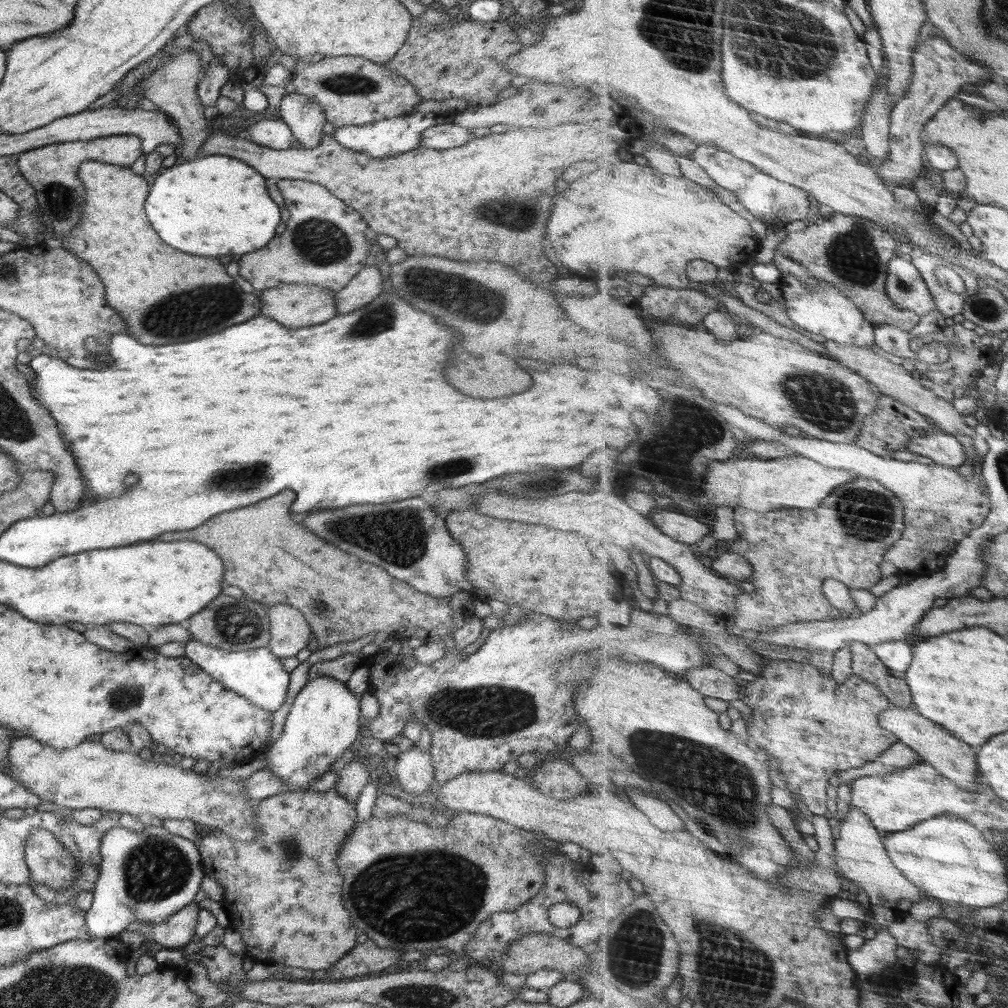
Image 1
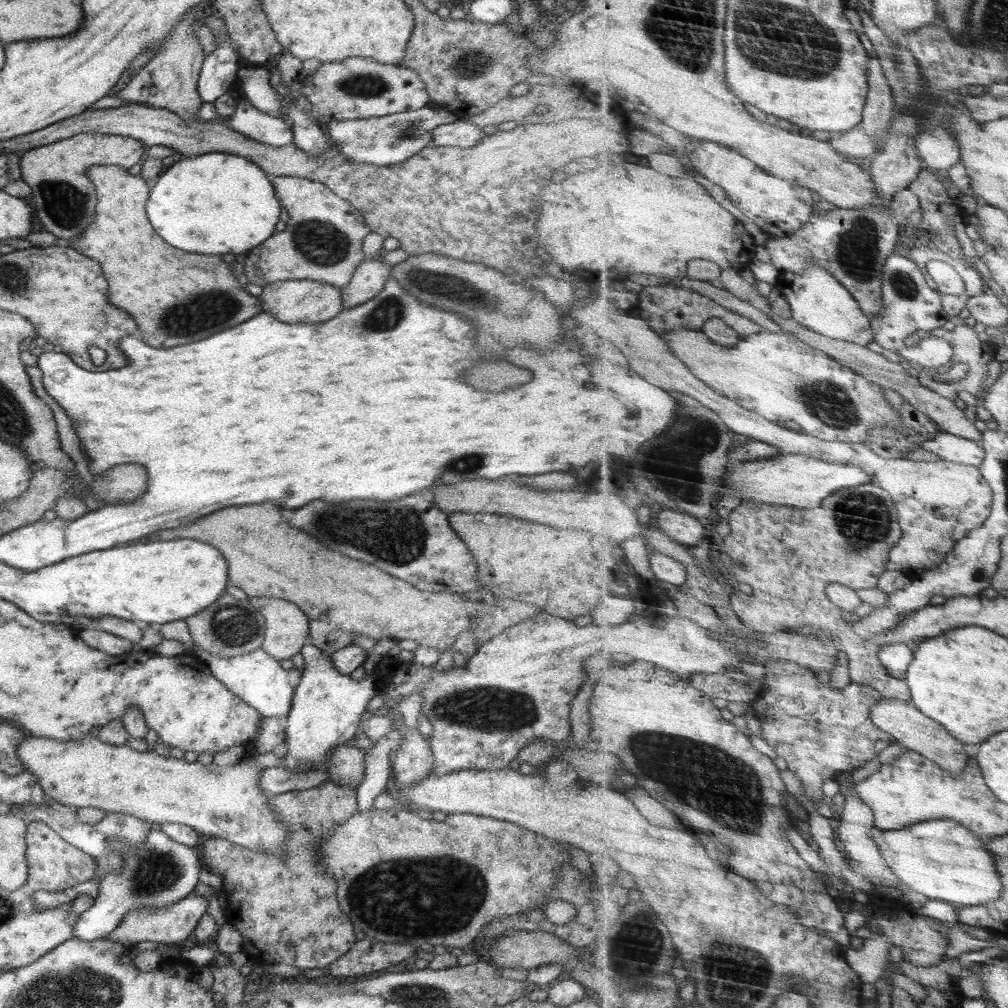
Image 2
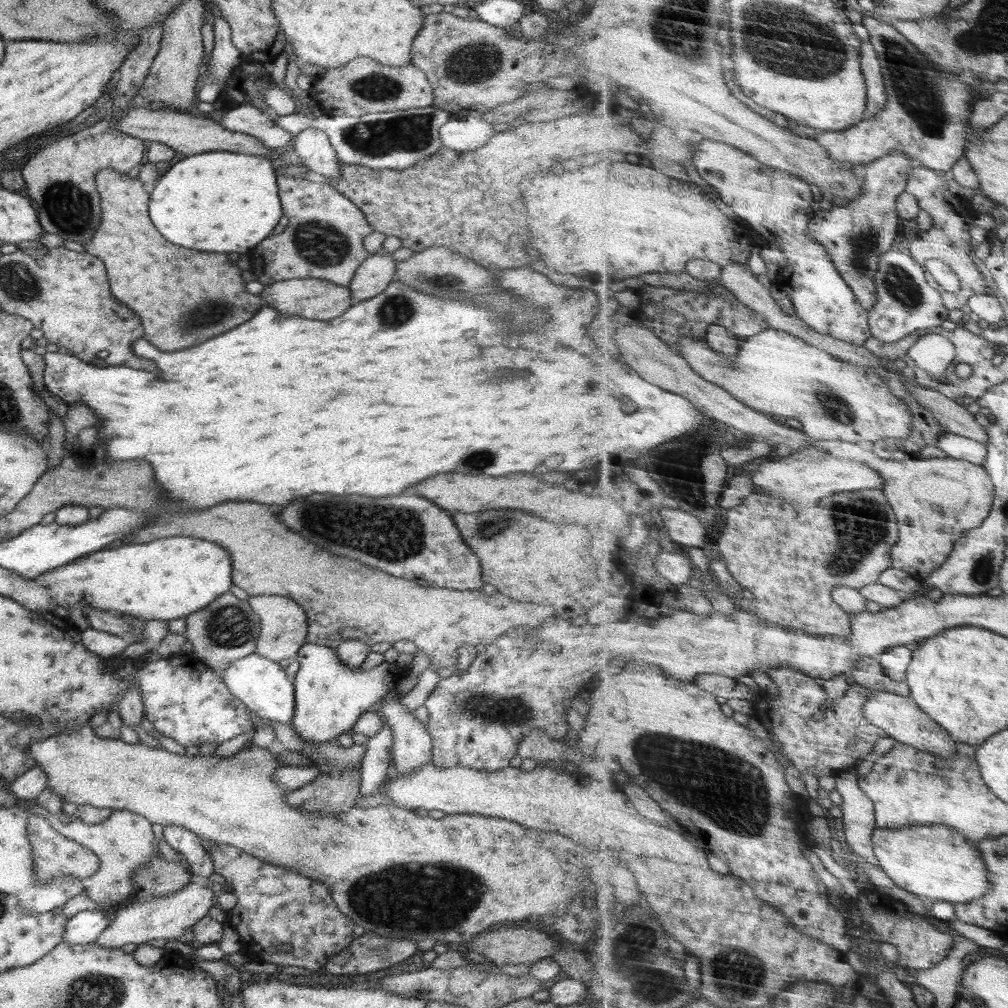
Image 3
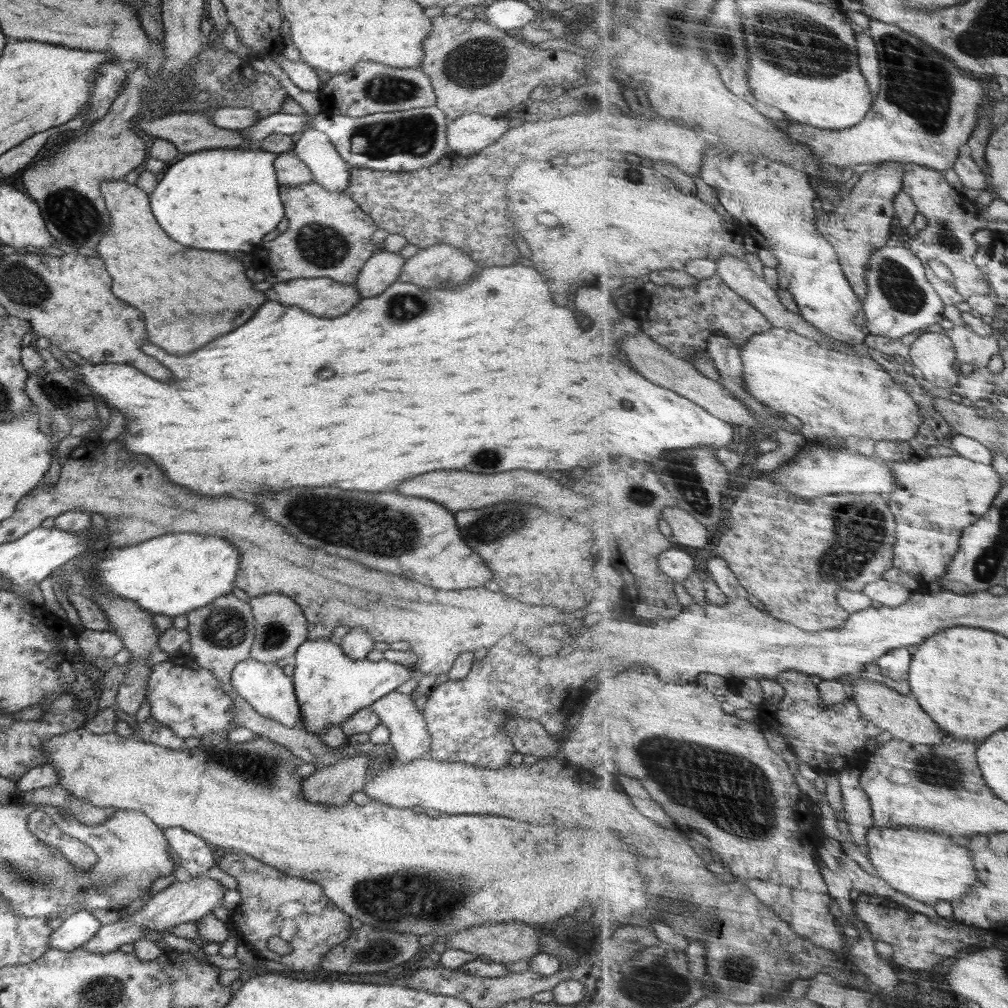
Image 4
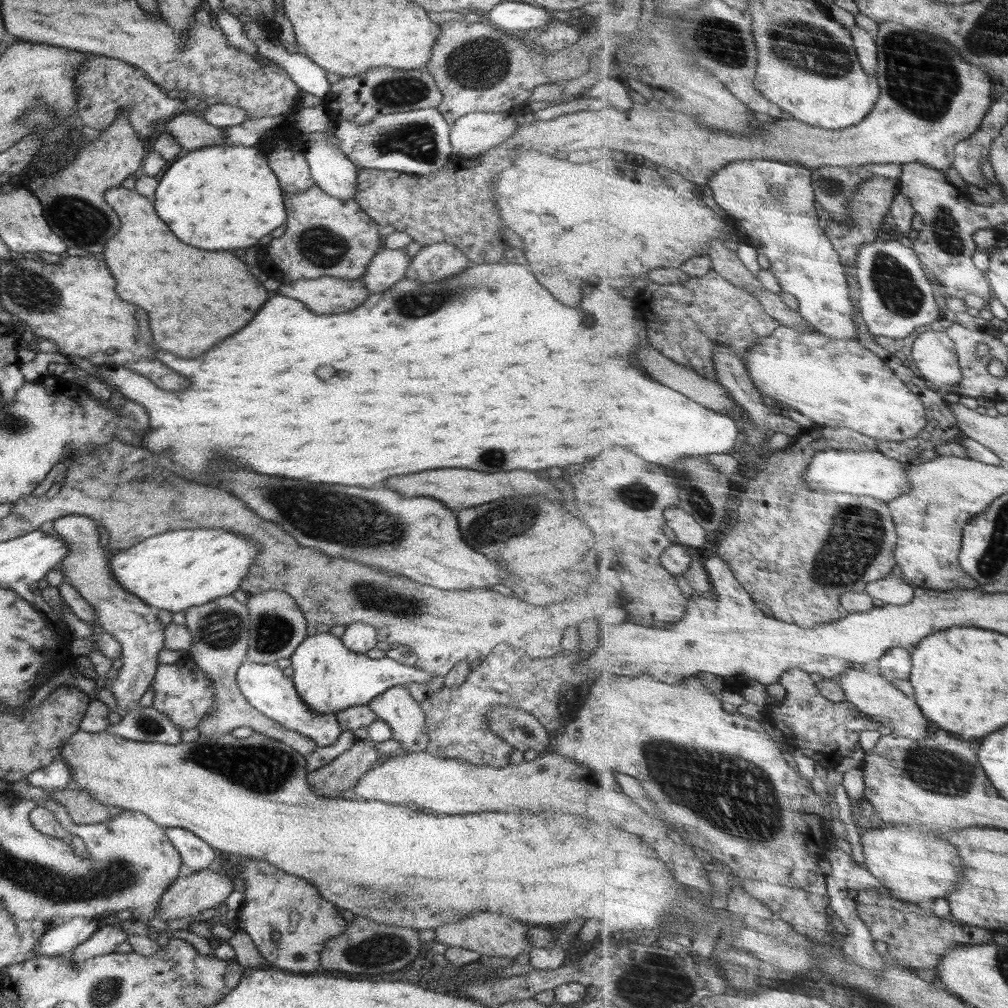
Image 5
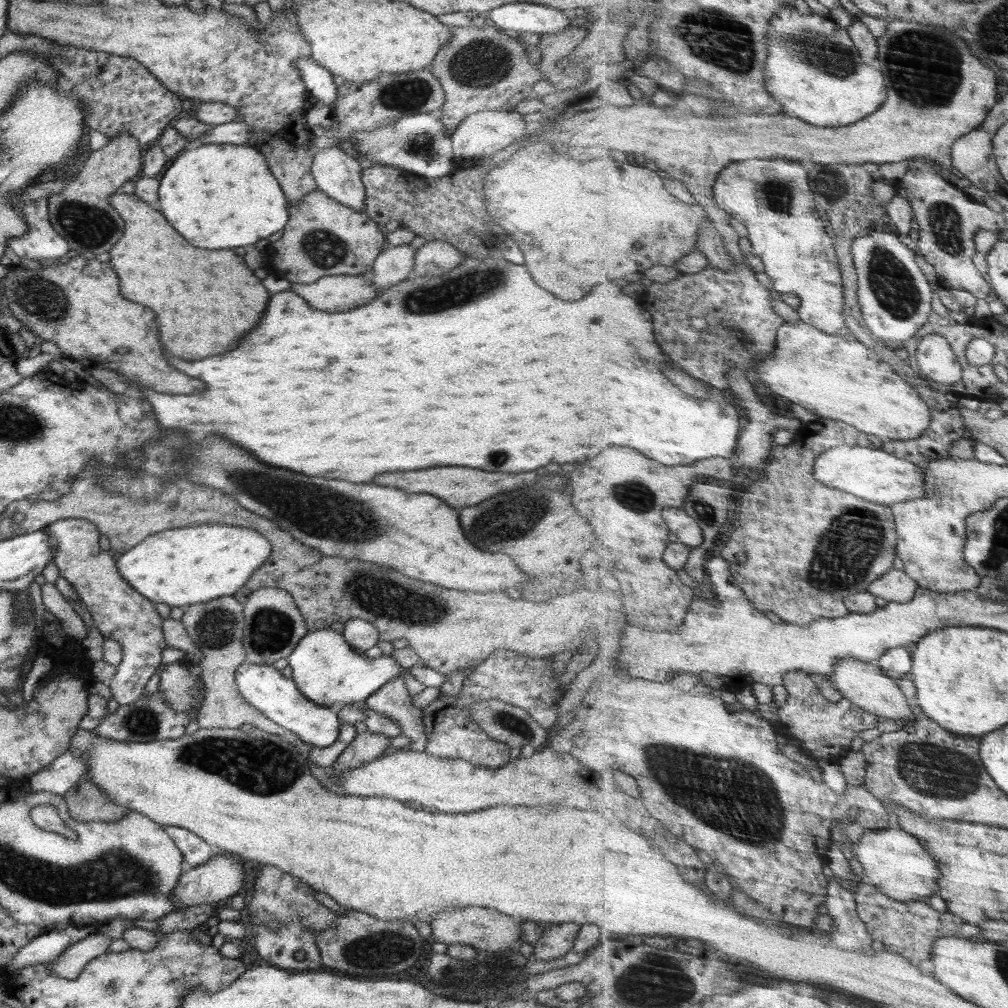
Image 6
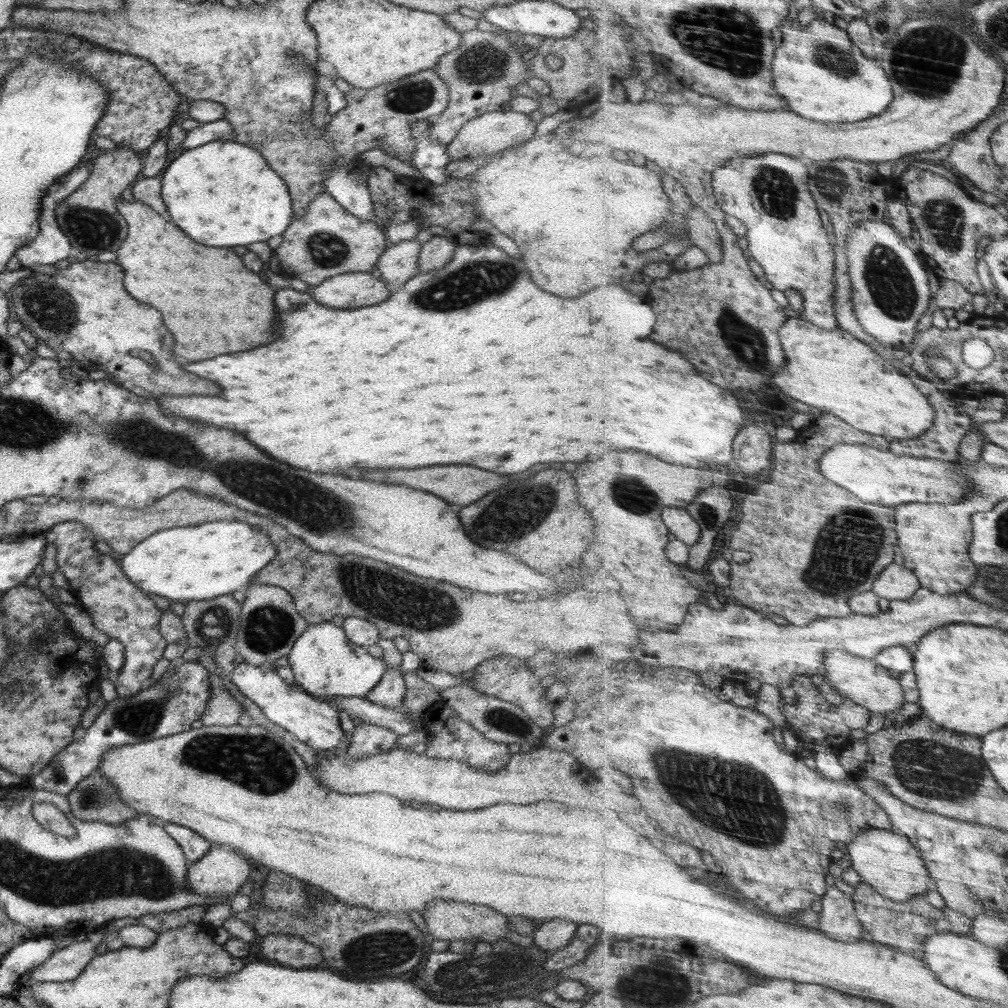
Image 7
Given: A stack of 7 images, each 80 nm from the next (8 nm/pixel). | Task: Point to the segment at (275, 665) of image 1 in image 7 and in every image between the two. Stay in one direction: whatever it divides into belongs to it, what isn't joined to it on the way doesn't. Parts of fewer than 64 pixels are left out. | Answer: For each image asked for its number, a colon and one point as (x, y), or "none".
2: (258, 679)
3: (261, 684)
4: (265, 686)
5: (267, 689)
6: (263, 686)
7: (315, 722)

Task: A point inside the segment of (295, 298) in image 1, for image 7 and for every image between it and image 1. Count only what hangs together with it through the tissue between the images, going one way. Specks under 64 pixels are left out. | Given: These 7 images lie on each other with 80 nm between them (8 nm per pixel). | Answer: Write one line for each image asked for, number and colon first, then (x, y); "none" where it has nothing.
2: (311, 301)
3: (315, 298)
4: (325, 297)
5: (326, 295)
6: (340, 293)
7: (350, 290)

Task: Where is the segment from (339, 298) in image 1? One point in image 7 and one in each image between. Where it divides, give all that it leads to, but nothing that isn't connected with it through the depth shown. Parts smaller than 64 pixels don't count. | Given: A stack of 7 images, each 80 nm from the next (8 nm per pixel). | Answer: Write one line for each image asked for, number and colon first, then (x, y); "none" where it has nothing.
2: (369, 279)
3: (374, 274)
4: (383, 268)
5: (389, 266)
6: (393, 265)
7: (399, 262)

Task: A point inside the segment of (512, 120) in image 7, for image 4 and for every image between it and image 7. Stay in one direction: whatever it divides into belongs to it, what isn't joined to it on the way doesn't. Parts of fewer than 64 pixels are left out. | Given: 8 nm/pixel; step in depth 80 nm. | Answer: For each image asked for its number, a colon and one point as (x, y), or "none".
4: (470, 133)
5: (472, 134)
6: (482, 134)

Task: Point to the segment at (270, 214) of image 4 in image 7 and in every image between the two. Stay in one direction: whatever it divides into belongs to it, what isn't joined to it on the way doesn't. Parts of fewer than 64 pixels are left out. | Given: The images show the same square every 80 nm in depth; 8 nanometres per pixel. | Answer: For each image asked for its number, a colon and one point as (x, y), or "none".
5: (221, 196)
6: (217, 195)
7: (222, 193)

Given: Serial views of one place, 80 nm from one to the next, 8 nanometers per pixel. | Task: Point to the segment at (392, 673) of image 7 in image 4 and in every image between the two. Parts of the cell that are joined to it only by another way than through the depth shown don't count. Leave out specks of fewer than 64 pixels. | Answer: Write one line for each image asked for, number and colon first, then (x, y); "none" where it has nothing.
4: (410, 740)
5: (396, 707)
6: (393, 700)

